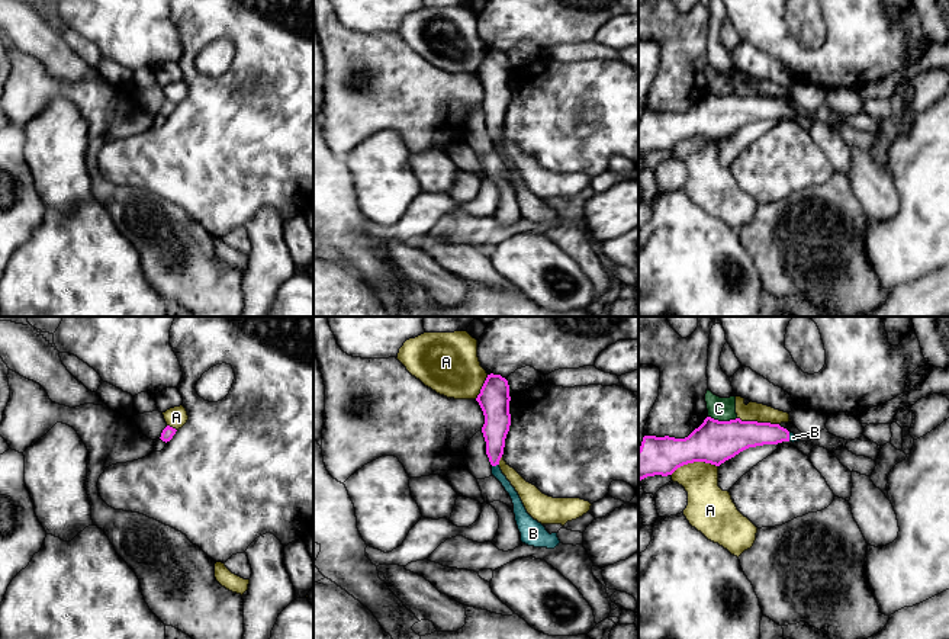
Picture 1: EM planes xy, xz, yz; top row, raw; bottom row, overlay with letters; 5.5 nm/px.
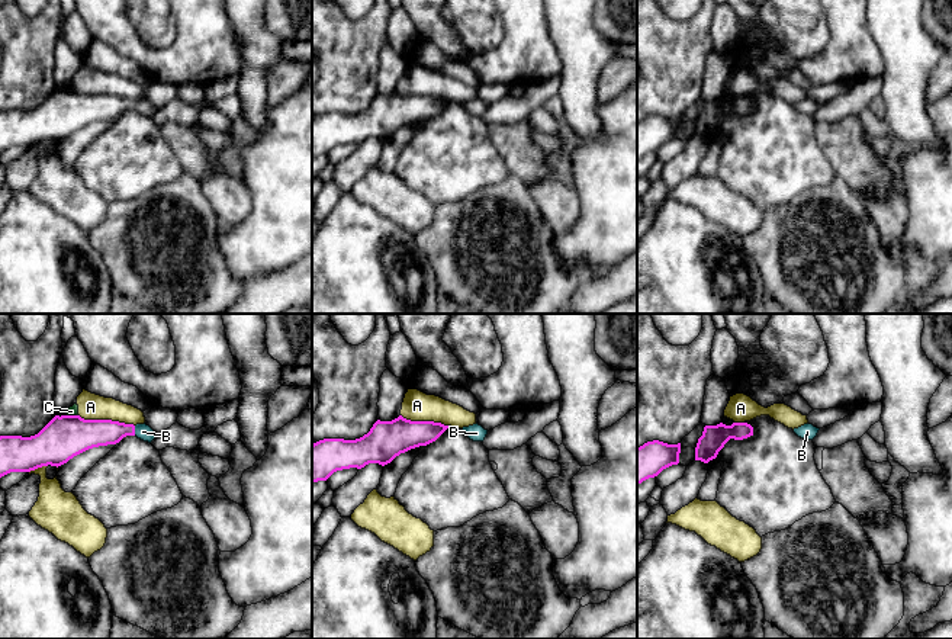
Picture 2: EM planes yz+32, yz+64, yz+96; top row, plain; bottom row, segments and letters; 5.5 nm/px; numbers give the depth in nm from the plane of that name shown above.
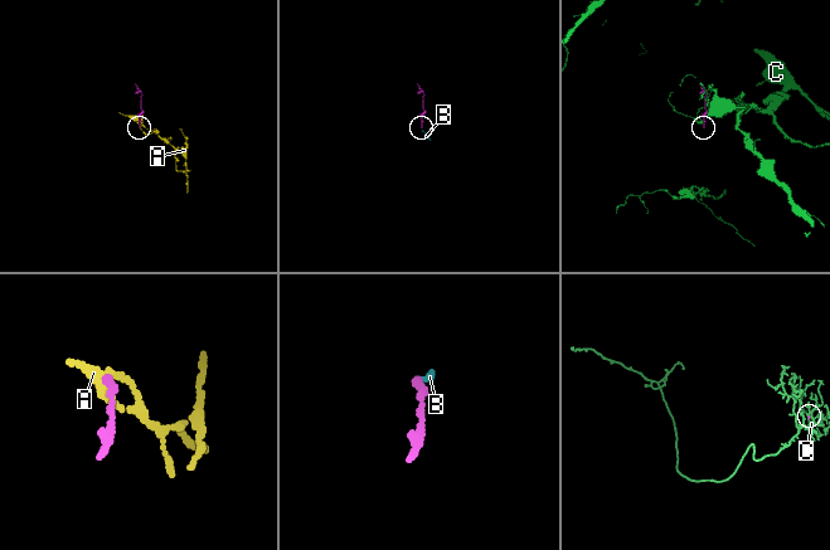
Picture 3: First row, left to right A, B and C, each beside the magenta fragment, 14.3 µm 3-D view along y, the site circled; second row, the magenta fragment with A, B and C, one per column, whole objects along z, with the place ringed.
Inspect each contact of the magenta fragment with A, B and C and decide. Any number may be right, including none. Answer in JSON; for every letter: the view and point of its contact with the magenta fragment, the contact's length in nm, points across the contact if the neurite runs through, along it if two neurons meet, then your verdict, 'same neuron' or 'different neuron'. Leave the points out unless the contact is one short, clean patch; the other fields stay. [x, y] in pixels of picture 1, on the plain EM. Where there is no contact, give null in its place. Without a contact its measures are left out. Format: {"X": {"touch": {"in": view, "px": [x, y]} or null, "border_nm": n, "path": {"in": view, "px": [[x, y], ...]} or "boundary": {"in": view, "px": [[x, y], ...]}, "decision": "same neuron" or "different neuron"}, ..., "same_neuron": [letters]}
{"A": {"touch": {"in": "yz", "px": [694, 135]}, "border_nm": 280, "decision": "different neuron"}, "B": {"touch": {"in": "xz", "px": [495, 140]}, "border_nm": 40, "path": {"in": "xz", "px": [[496, 99], [495, 140], [496, 147]]}, "decision": "same neuron"}, "C": {"touch": {"in": "yz", "px": [723, 96]}, "border_nm": 160, "boundary": {"in": "yz", "px": [[708, 90], [717, 95], [736, 93]]}, "decision": "different neuron"}, "same_neuron": ["B"]}

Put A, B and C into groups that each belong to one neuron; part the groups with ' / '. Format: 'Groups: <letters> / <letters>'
Groups: A / B / C

